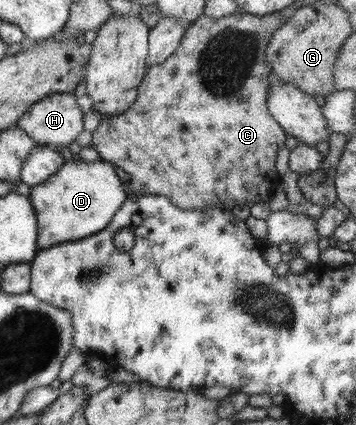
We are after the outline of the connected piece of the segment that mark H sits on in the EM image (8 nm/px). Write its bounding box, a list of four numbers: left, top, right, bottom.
[17,93,83,148]

